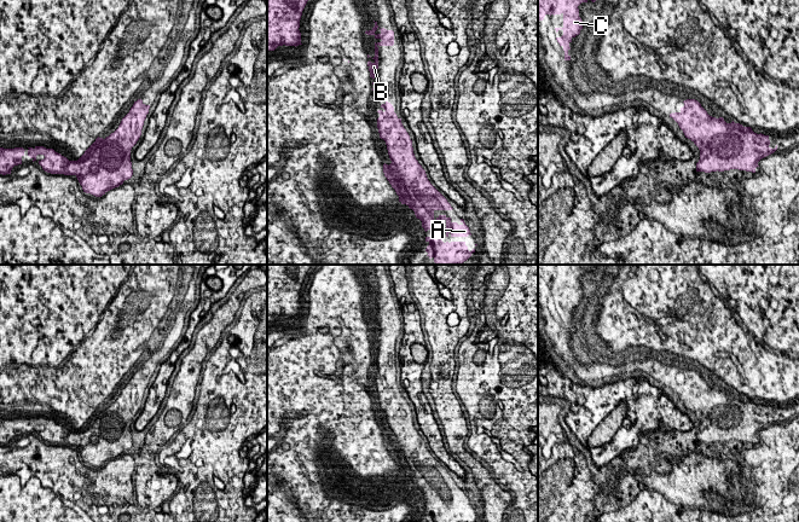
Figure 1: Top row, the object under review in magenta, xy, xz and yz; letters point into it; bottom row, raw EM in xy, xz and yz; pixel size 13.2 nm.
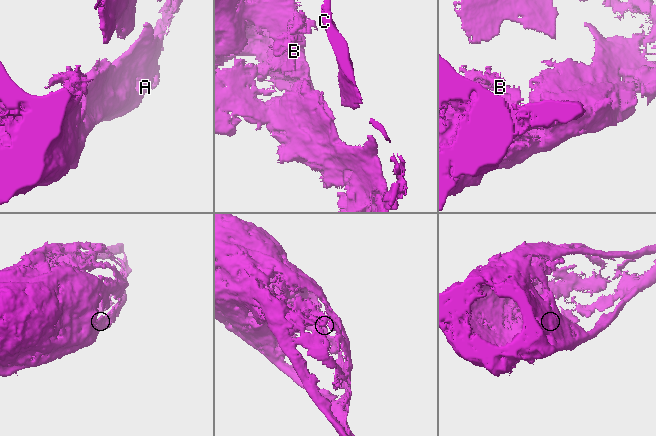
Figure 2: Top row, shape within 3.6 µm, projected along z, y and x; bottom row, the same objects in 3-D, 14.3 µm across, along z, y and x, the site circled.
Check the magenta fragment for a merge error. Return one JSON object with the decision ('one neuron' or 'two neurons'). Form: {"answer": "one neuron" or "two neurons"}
{"answer": "two neurons"}

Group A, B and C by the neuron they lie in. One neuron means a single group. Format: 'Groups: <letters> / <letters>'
Groups: A C / B

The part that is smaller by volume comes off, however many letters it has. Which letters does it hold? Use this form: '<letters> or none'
B

